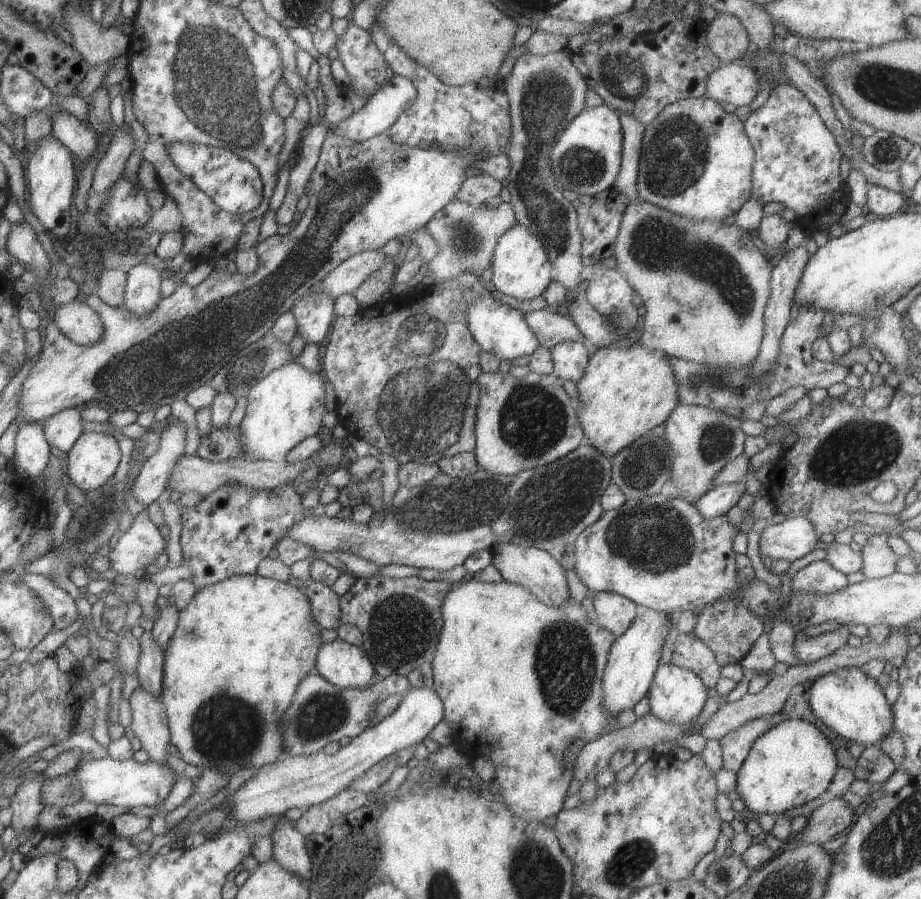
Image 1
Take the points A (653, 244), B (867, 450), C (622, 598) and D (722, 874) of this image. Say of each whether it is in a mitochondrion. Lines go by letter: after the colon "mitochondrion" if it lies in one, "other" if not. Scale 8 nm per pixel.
A: mitochondrion
B: mitochondrion
C: other
D: mitochondrion

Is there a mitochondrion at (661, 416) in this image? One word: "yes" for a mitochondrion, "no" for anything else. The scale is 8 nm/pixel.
no

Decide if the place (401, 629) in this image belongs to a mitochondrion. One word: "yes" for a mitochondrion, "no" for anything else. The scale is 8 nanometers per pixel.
yes

